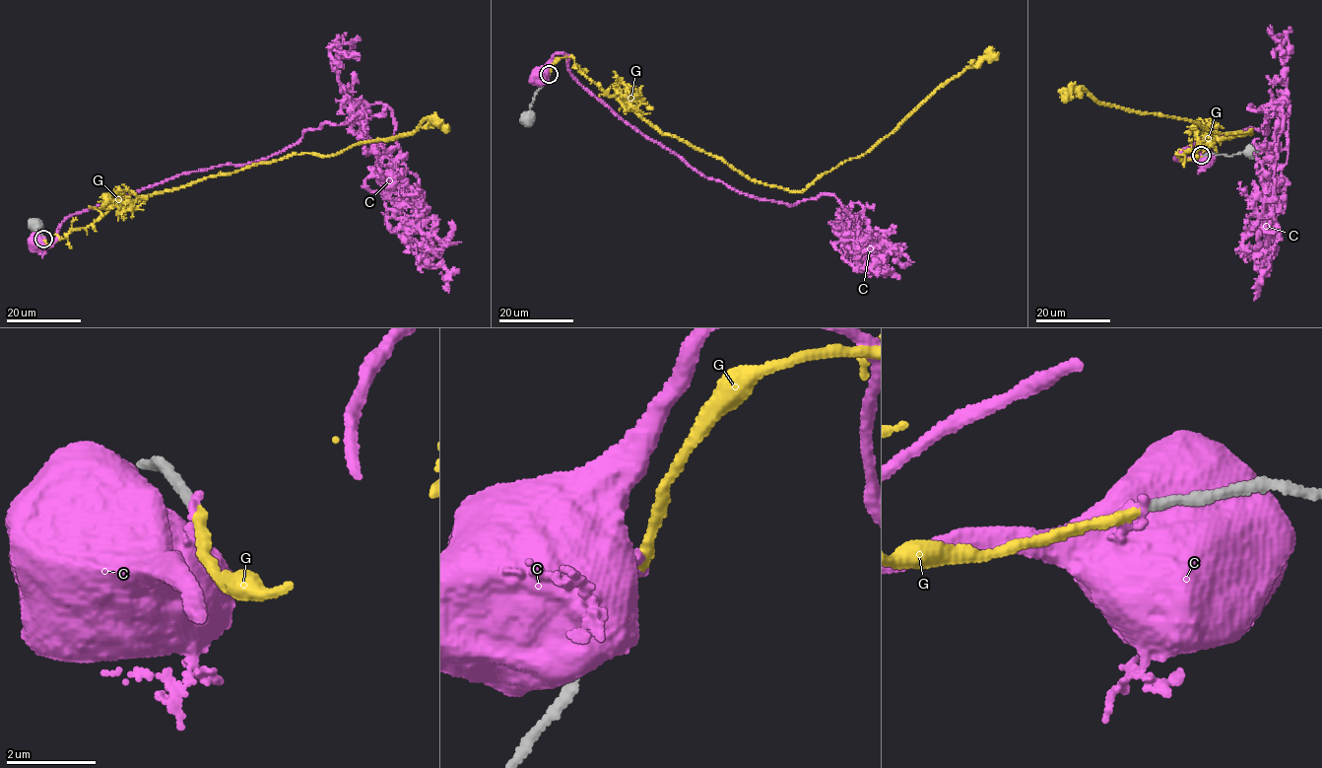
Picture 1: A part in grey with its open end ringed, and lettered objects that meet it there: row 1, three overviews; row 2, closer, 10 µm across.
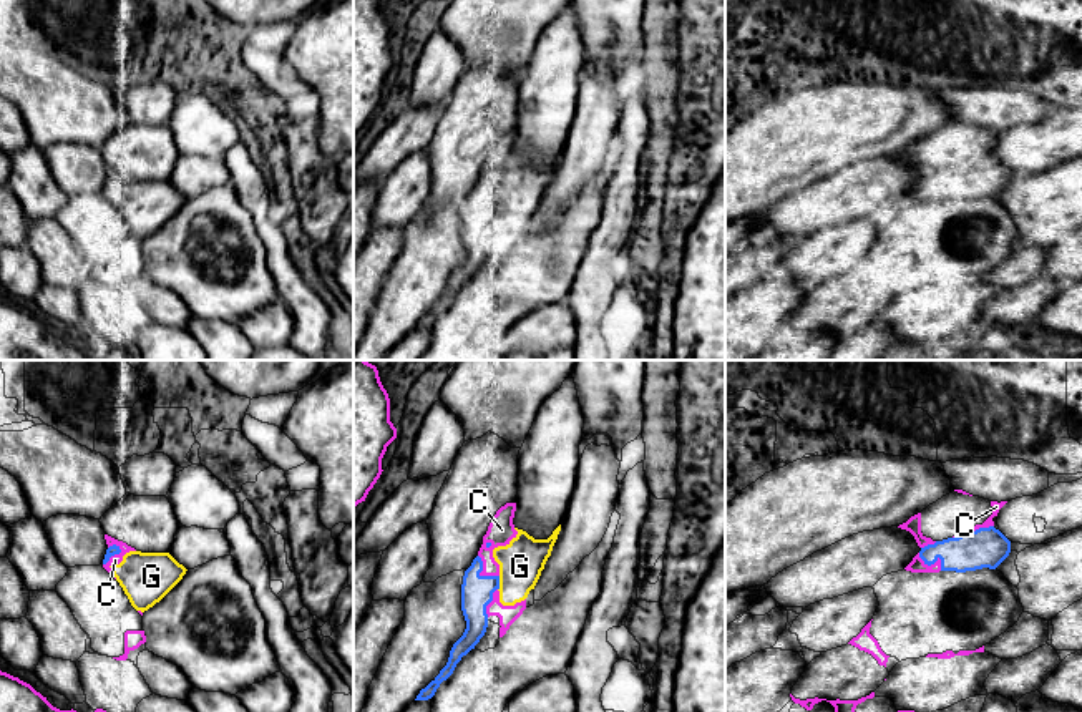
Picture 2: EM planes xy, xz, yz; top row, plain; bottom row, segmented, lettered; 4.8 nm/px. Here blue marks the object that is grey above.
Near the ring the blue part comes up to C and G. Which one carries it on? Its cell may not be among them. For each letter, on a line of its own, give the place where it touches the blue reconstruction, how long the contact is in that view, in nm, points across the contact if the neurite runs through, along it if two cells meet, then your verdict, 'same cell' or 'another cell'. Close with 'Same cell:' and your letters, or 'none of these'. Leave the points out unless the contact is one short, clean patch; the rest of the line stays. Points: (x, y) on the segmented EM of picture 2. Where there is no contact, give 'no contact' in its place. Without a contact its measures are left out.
C: meets blue in yz at (973, 531); contact 220 nm long; another cell
G: meets blue in xz at (498, 583); contact 70 nm long; same cell
Same cell: G

